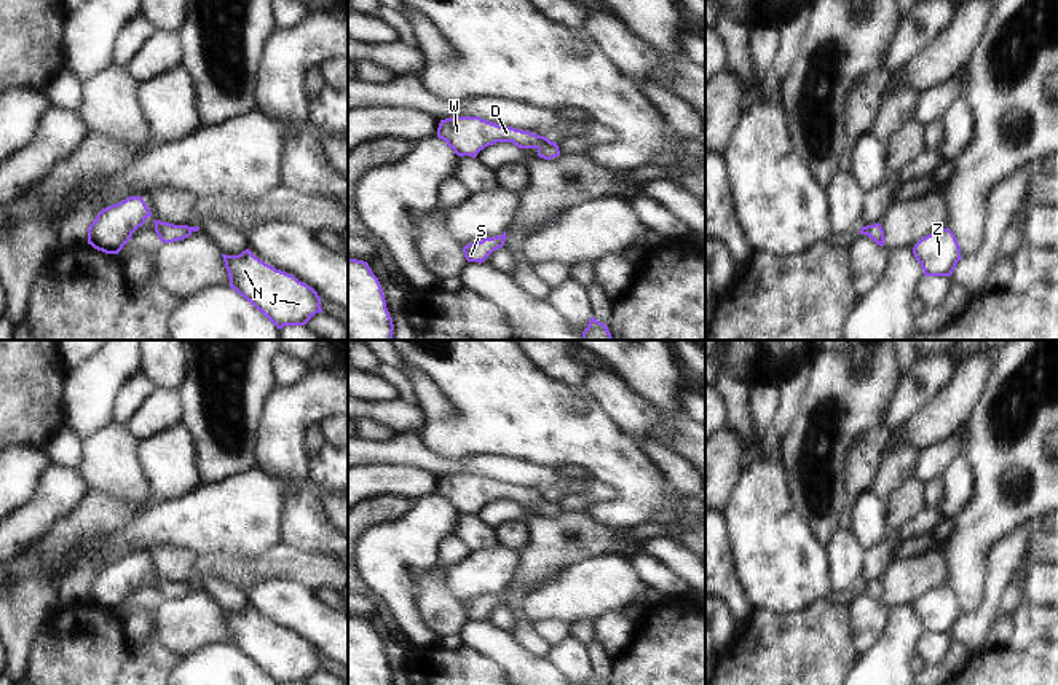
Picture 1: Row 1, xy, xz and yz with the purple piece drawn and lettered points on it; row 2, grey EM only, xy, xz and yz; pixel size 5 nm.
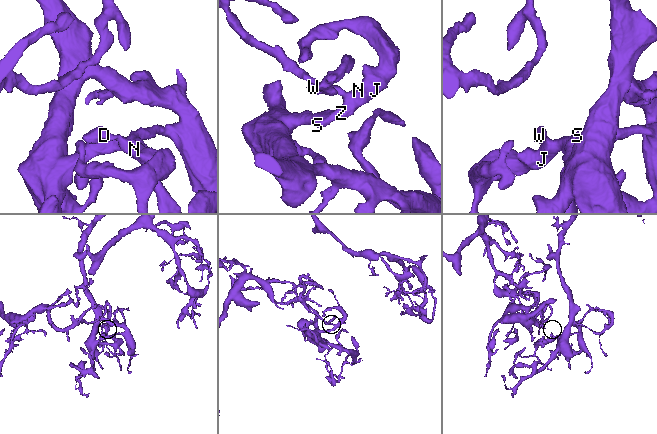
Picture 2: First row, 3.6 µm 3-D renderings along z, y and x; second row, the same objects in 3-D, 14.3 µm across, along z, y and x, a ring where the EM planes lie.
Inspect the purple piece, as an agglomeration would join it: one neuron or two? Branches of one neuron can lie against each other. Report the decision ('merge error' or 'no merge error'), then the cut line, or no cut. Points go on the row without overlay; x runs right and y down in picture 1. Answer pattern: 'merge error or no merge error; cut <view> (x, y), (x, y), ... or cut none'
no merge error; cut none

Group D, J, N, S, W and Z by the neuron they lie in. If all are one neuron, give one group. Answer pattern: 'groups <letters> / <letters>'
groups D J N S W Z

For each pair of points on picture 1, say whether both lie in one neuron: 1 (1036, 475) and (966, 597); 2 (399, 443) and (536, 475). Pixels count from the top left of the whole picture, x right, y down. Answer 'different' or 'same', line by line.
1: same
2: same

